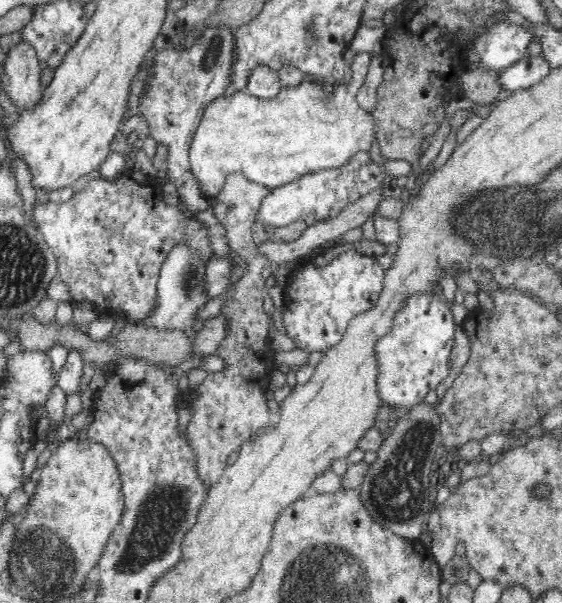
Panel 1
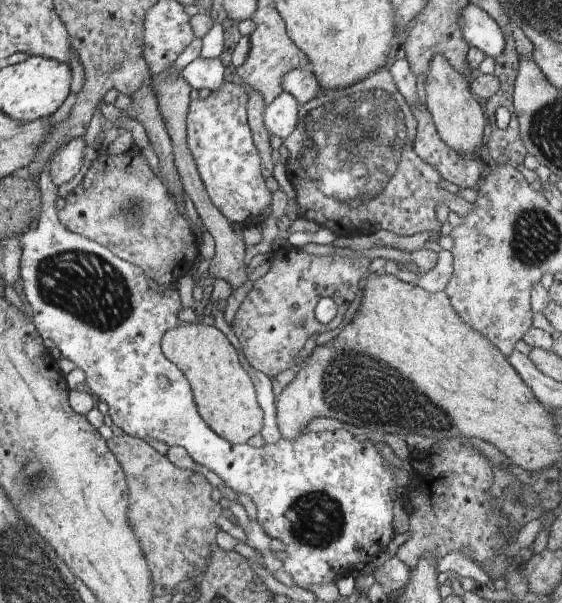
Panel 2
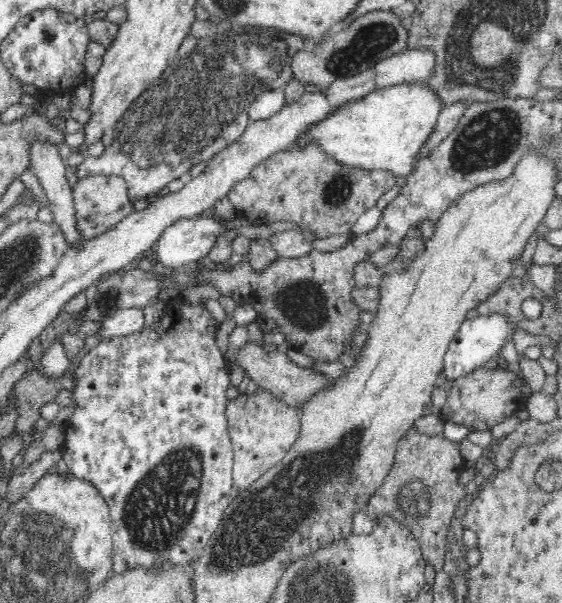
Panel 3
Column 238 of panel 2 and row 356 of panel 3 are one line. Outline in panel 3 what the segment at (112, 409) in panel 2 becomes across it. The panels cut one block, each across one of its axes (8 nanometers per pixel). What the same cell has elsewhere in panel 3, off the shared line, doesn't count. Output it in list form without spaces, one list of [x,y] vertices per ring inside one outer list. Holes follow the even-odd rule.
[[[502,314],[478,315],[472,319],[464,319],[460,328],[452,338],[443,360],[441,376],[445,380],[456,380],[480,369],[493,357],[499,355],[500,348],[512,340],[516,324]]]

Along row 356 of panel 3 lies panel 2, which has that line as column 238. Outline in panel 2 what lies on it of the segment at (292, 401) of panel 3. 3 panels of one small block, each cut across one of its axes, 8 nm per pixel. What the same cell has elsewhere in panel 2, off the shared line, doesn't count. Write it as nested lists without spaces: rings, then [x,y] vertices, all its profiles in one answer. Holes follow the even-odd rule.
[[[173,66],[172,68],[164,68],[164,71],[160,72],[160,74],[153,75],[150,84],[150,88],[152,88],[152,92],[154,92],[157,104],[159,105],[164,127],[170,138],[169,142],[174,152],[175,166],[182,180],[184,191],[192,200],[199,218],[202,219],[202,223],[210,235],[212,235],[214,244],[216,245],[216,255],[212,258],[212,262],[210,262],[210,269],[207,276],[222,279],[234,289],[240,288],[240,286],[247,282],[248,278],[248,274],[246,273],[248,266],[244,262],[244,258],[246,258],[245,243],[234,232],[232,225],[221,214],[221,211],[210,201],[210,196],[205,190],[200,174],[198,173],[196,162],[194,162],[190,148],[188,148],[187,117],[191,102],[191,87],[180,76],[180,71],[174,70]]]

